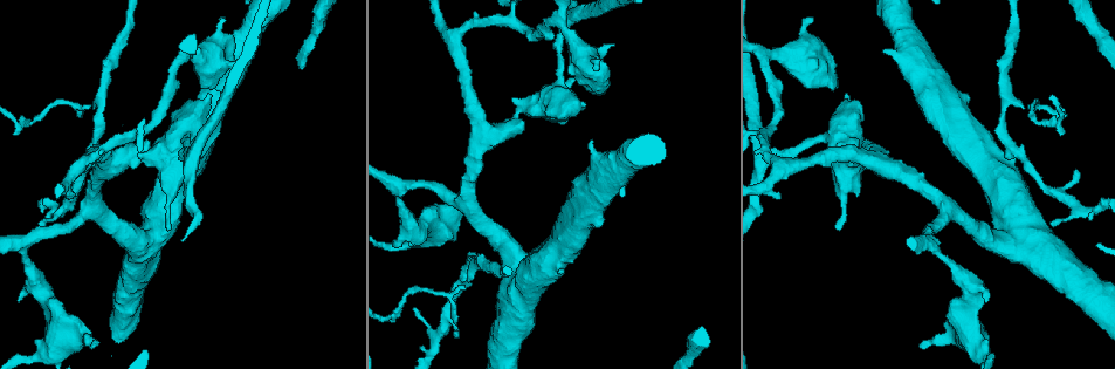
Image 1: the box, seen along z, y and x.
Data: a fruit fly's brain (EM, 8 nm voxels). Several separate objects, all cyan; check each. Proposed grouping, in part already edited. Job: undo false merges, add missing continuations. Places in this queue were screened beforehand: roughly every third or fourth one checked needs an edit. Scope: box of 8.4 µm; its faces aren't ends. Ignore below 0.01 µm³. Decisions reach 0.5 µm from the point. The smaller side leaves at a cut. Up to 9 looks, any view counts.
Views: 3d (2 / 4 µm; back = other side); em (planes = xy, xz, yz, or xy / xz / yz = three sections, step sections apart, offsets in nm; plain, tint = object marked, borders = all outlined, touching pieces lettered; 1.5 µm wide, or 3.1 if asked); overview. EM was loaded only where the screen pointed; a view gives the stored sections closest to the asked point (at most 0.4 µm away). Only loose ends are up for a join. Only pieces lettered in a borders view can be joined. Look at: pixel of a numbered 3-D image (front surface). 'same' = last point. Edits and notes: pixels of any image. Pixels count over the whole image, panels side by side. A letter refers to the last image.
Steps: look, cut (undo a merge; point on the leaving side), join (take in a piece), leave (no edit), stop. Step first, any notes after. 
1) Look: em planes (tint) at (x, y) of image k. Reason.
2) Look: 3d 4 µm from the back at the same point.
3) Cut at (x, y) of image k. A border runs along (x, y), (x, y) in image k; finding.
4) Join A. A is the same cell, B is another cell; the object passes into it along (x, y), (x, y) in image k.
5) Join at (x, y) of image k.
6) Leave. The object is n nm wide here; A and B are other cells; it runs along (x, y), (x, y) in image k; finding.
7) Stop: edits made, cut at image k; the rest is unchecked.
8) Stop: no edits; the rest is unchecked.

Look: em planes (borders) at (138, 133) of image 1. Abrupt turn.

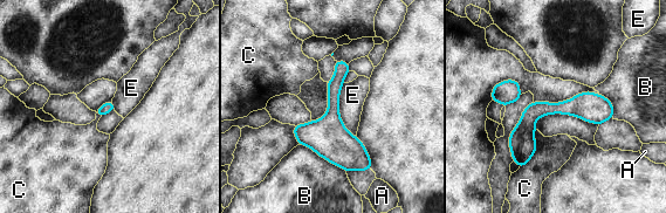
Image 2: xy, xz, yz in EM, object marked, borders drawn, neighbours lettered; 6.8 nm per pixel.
Leave. The object is 70 nm wide here; A, B, C and E are other cells; a border runs along (343, 82), (338, 115), (355, 136) in image 2; one cell here.

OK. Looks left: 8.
Look: 3d 4 µm at (838, 226) of image 1. Branch stops here.

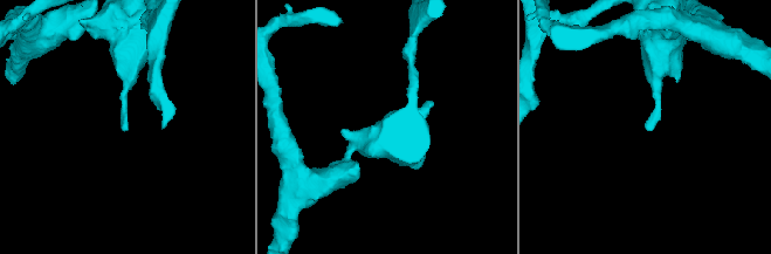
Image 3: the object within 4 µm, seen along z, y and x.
Look: em planes (borders) at (124, 131) of image 3.

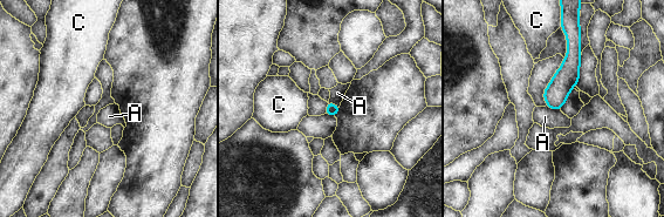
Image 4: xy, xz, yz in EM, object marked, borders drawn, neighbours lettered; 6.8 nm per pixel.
Leave. A and C are other cells; a border runs along (546, 106), (560, 109) in image 4; none of them fits.

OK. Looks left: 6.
Look: 3d 2 µm at (94, 347) of image 1. Free end.

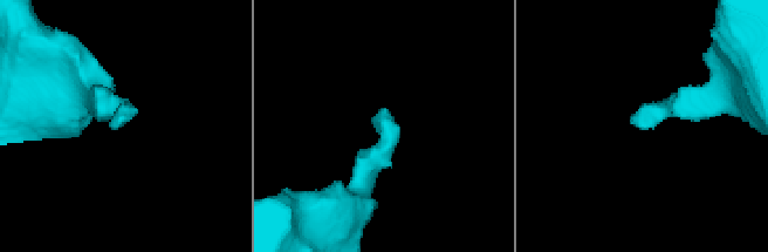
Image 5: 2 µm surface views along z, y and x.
Look: em yz step 4 (borders) at (376, 114) of image 5. Now the EM.

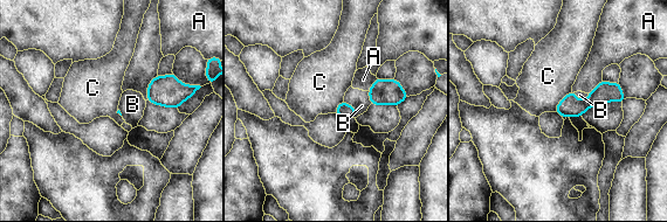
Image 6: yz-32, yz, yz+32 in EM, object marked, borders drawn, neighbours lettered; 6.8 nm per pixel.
Leave. A, B and C are other cells; no lettered piece goes on from it.

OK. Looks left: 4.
Look: em xy step 4 (tint) at (572, 80) of image 1. Thick end.

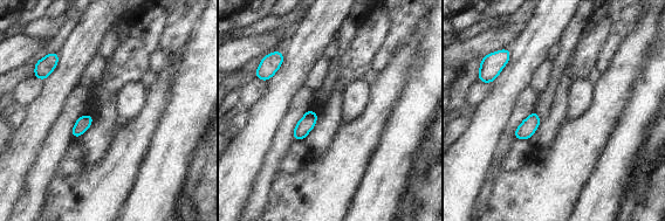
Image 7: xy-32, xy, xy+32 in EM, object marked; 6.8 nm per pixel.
Look: em planes (borders) at the same point. Another direction.

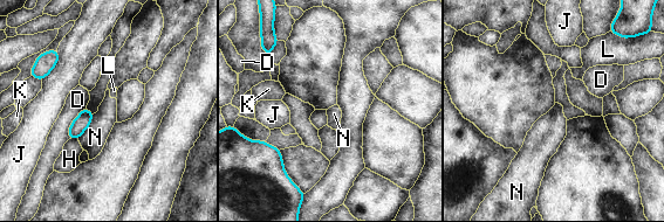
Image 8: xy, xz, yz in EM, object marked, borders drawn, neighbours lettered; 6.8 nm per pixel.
Leave. The longest contact is with D, 260 nm; D, H, J, K, L and N are other cells; none of them fits.

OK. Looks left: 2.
Stop: no edits; the rest is unchecked.

